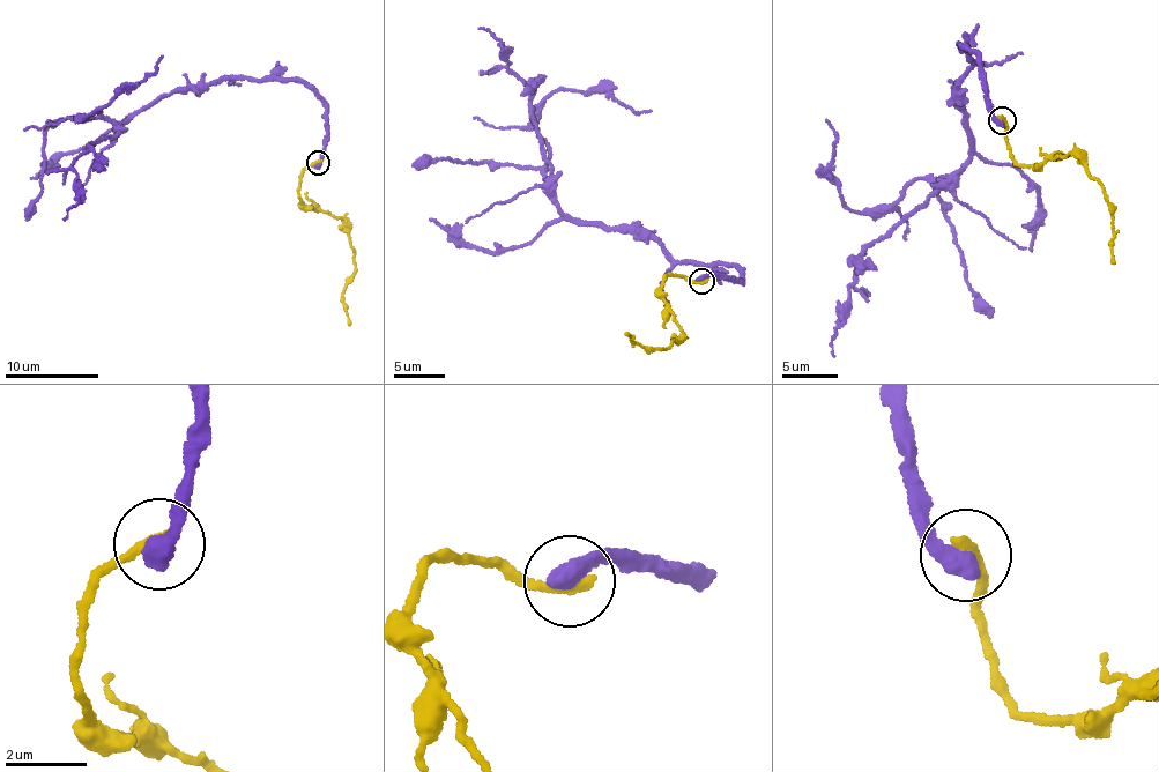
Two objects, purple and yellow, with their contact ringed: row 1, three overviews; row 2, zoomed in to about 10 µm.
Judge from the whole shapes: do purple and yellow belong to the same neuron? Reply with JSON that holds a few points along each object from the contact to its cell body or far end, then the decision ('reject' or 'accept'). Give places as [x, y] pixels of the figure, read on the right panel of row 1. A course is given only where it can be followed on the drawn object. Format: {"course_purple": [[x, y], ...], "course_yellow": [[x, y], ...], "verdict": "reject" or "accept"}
{"course_purple": [[1003, 121], [979, 59], [959, 44], [973, 62], [959, 89], [973, 139], [965, 162], [863, 253], [833, 357]], "course_yellow": [[1003, 118], [1007, 143], [1020, 165], [1070, 153], [1100, 185], [1113, 231], [1114, 262]], "verdict": "reject"}

